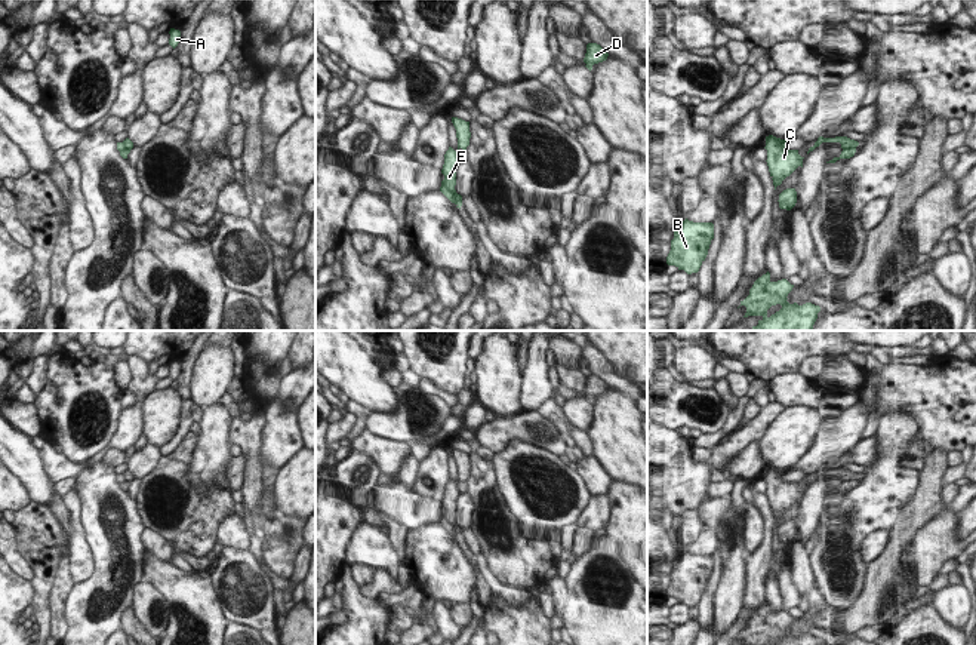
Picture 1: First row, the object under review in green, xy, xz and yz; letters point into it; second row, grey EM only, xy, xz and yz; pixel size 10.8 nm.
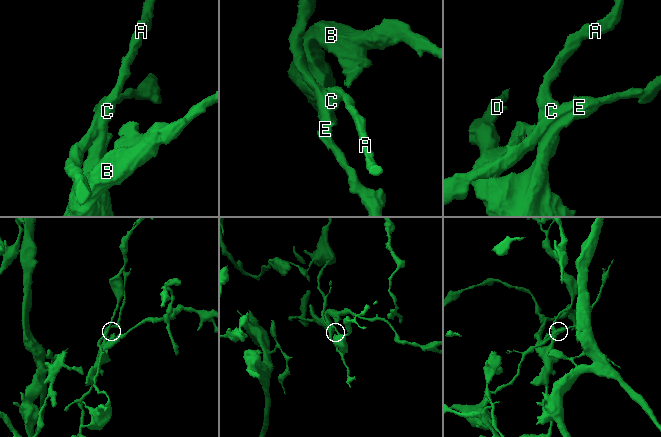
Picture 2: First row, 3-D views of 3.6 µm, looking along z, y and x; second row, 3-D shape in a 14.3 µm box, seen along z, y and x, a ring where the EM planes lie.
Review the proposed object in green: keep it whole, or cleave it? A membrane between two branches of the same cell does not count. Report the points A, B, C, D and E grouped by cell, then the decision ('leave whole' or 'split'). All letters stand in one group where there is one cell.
A B C D / E | split

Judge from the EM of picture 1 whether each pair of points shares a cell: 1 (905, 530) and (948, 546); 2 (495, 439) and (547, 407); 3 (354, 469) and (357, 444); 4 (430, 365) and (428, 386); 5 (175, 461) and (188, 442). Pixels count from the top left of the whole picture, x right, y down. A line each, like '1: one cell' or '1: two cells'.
1: two cells
2: two cells
3: two cells
4: two cells
5: one cell

